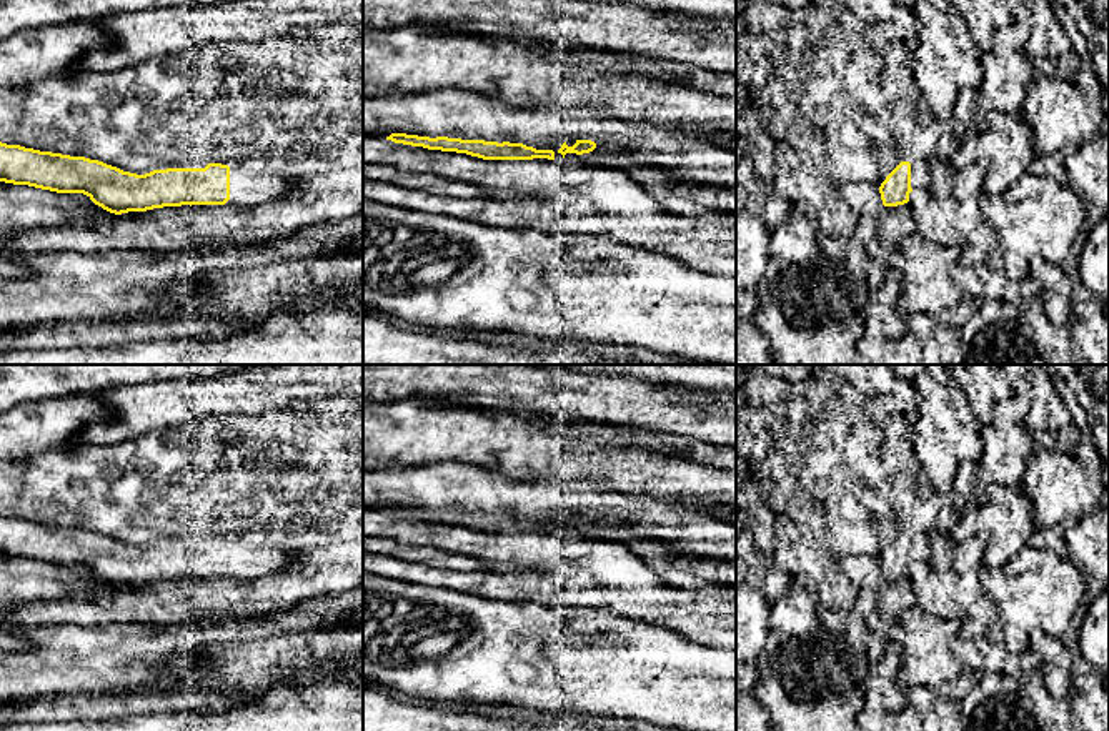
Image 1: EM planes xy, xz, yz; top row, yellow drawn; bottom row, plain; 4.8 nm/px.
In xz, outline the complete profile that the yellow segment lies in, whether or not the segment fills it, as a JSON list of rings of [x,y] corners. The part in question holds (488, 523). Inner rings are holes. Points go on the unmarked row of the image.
[[[391,506],[390,510],[386,510],[386,513],[411,520],[423,520],[428,523],[466,526],[483,533],[533,533],[533,531],[554,533],[553,523],[536,523],[523,516],[510,516],[510,515],[498,516],[485,513],[448,511],[448,510],[430,511],[406,506]]]

